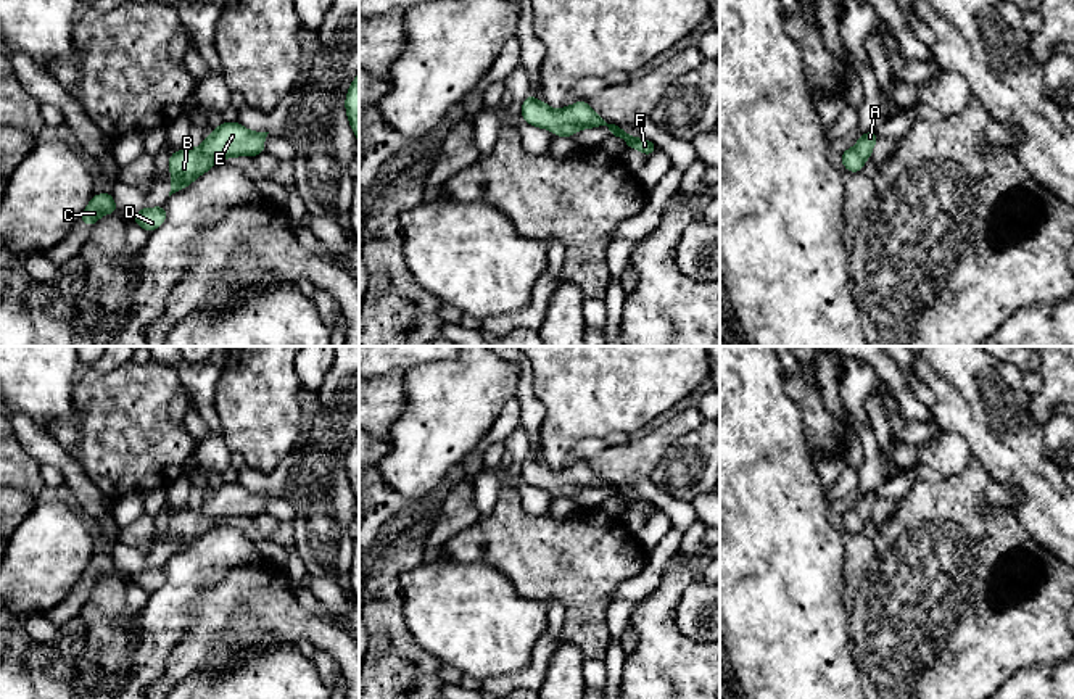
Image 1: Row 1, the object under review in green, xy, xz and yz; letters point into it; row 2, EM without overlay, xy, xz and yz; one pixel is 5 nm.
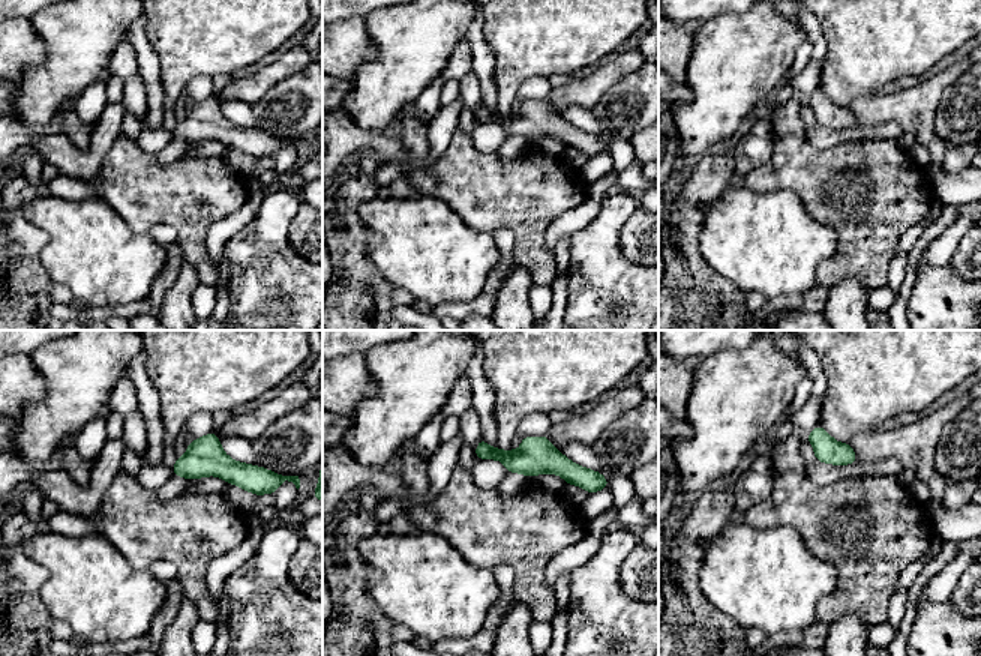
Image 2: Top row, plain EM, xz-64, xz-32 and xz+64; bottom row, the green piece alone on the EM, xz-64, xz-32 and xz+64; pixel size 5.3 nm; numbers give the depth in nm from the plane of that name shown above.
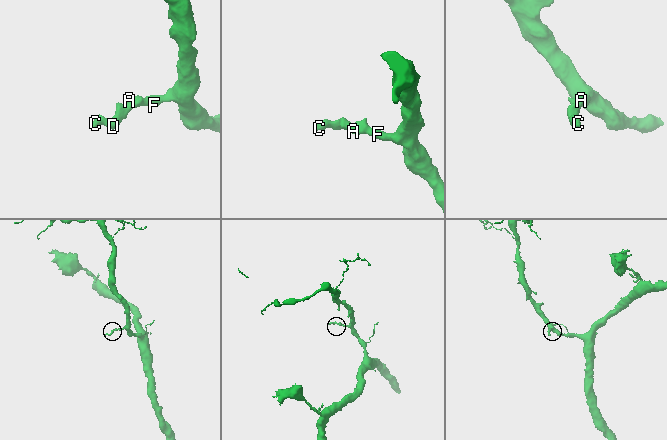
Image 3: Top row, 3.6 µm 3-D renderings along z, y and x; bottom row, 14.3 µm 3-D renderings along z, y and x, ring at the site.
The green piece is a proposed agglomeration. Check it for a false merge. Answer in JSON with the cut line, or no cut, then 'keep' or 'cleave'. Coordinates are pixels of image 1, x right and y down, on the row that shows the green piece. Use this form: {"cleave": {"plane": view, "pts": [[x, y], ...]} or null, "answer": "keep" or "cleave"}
{"cleave": null, "answer": "keep"}

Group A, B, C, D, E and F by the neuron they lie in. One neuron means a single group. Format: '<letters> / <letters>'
A B C D E F

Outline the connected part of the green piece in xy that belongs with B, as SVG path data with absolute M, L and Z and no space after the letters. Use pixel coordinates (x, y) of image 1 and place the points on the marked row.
M222 122L198 148L177 150L171 155L167 169L172 172L169 196L209 171L217 159L256 156L264 153L269 132L253 132L240 122Z

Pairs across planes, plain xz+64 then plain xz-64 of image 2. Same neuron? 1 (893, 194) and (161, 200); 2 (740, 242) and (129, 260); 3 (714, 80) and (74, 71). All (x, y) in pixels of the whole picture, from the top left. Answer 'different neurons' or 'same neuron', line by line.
1: same neuron
2: same neuron
3: same neuron

